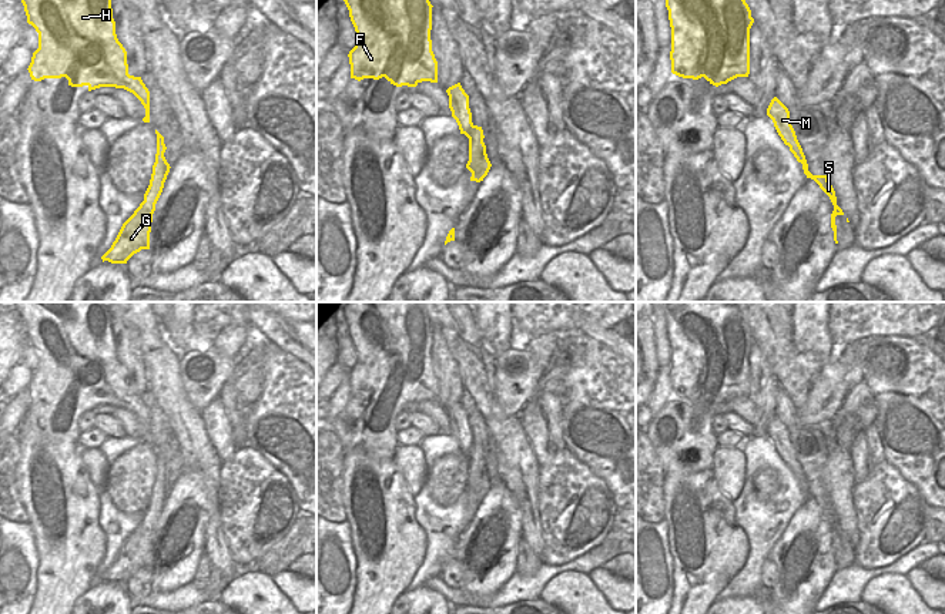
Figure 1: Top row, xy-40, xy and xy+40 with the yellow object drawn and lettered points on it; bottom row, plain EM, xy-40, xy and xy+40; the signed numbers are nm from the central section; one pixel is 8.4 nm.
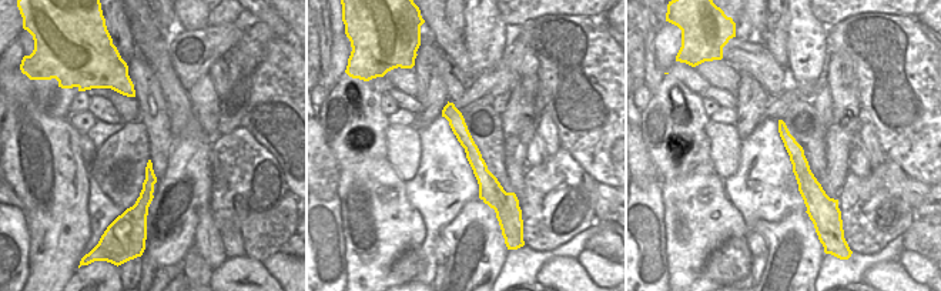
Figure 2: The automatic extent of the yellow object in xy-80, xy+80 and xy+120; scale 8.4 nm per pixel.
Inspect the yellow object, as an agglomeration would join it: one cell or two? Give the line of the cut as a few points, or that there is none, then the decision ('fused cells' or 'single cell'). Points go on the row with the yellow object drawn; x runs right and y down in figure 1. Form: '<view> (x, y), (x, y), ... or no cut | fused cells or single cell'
xy (473, 126), (469, 143) | fused cells

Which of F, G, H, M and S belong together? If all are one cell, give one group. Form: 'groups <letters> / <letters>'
groups F H M S / G

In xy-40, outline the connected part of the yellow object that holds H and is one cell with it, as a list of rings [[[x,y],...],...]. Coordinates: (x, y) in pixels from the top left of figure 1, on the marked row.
[[[21,0],[27,23],[38,33],[38,48],[33,53],[29,73],[31,80],[68,80],[71,87],[87,85],[124,88],[144,105],[144,123],[150,123],[150,91],[141,77],[128,74],[127,51],[115,34],[111,0]]]

